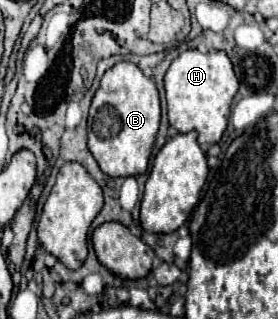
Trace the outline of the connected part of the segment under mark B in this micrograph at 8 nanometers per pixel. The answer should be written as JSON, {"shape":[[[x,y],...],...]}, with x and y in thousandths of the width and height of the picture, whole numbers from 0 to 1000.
{"shape":[[[424,194],[374,226],[324,326],[317,464],[360,533],[403,558],[496,552],[532,533],[547,458],[576,389],[576,307],[547,245],[489,201]]]}

